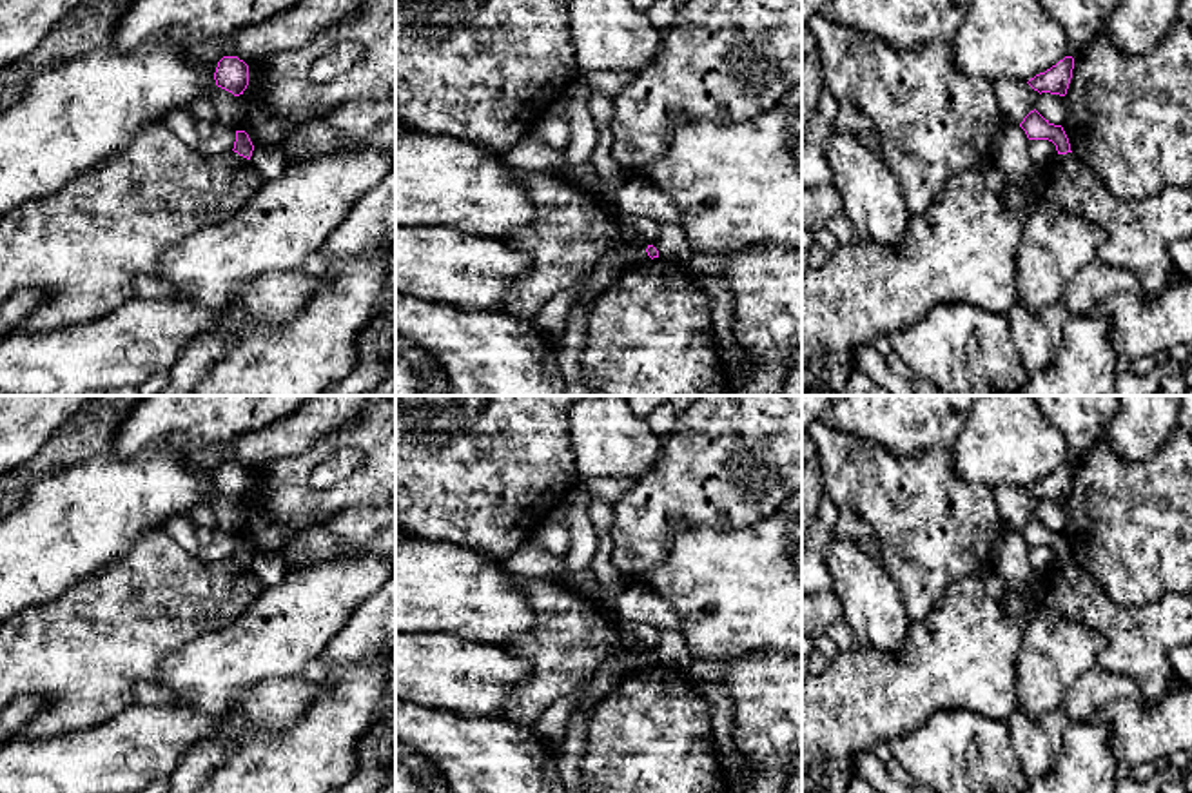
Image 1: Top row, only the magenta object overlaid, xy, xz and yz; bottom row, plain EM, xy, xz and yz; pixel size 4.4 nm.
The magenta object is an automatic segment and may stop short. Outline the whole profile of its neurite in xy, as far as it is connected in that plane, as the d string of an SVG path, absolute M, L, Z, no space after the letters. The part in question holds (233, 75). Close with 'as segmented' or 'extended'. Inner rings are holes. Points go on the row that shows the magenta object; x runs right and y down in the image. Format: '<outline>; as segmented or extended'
M223 56L218 62L214 80L218 87L239 96L249 85L249 65L238 56Z; as segmented

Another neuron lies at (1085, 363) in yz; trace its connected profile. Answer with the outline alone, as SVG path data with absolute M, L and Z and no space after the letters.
M1090 310L1069 316L1061 347L1018 396L1116 396L1116 363L1110 319Z

